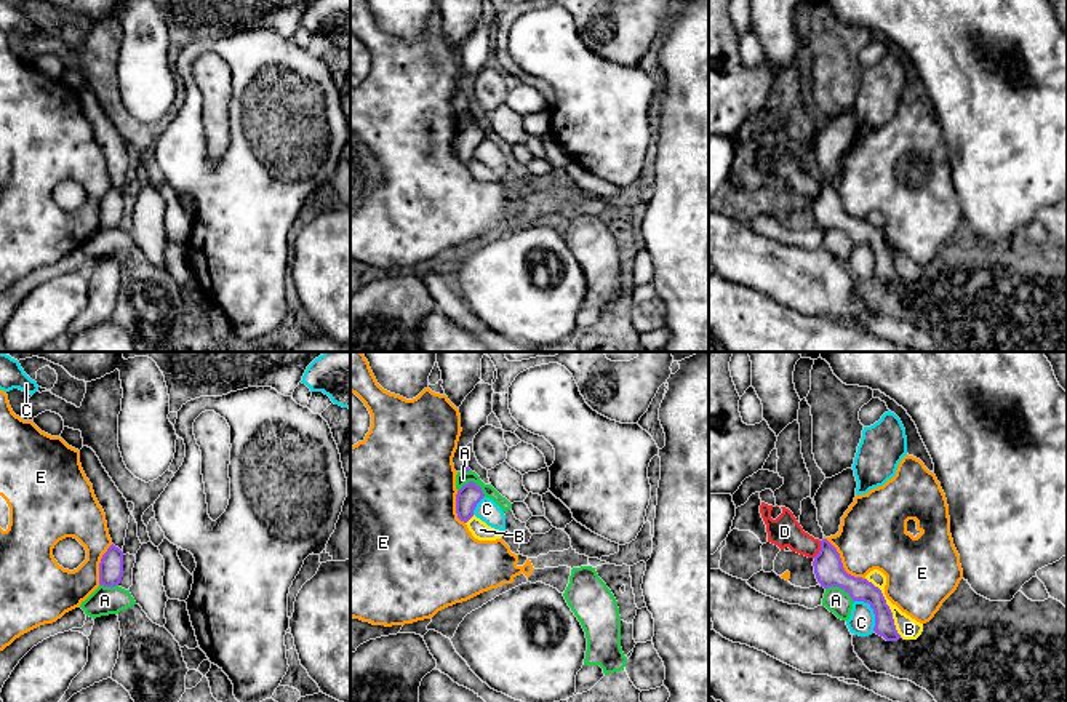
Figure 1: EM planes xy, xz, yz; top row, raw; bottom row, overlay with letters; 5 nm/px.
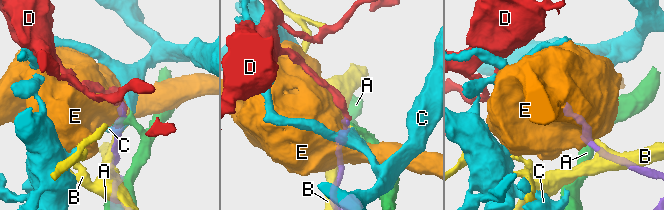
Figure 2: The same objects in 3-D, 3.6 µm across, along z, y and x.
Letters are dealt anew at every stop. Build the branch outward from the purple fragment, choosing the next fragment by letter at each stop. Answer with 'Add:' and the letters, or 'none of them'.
Add: none of them

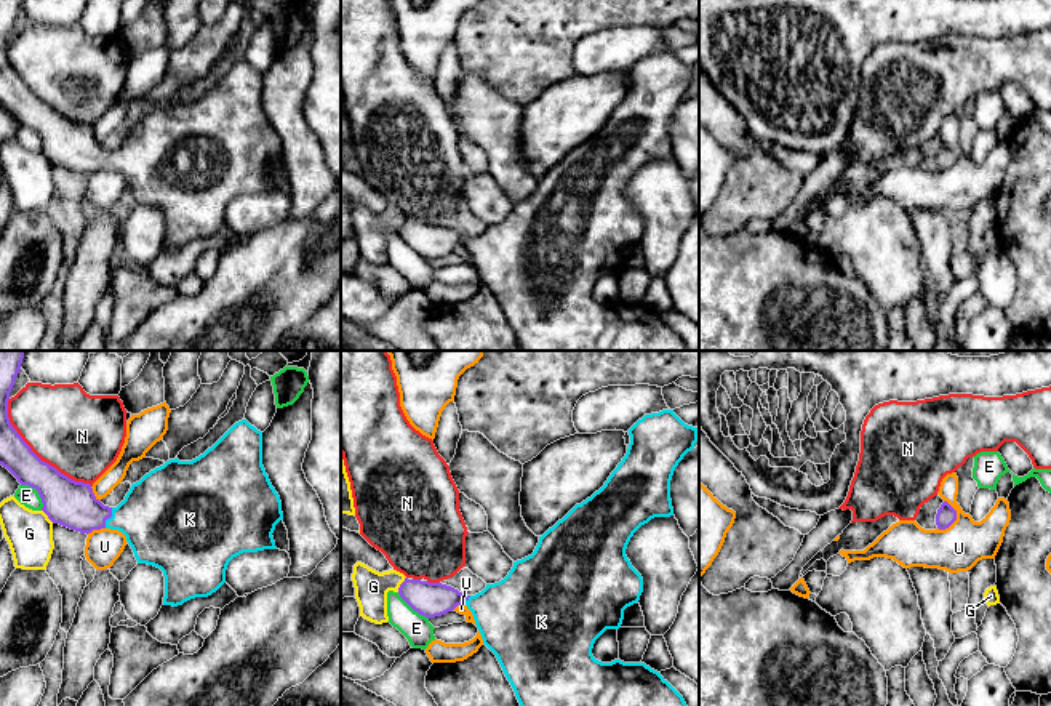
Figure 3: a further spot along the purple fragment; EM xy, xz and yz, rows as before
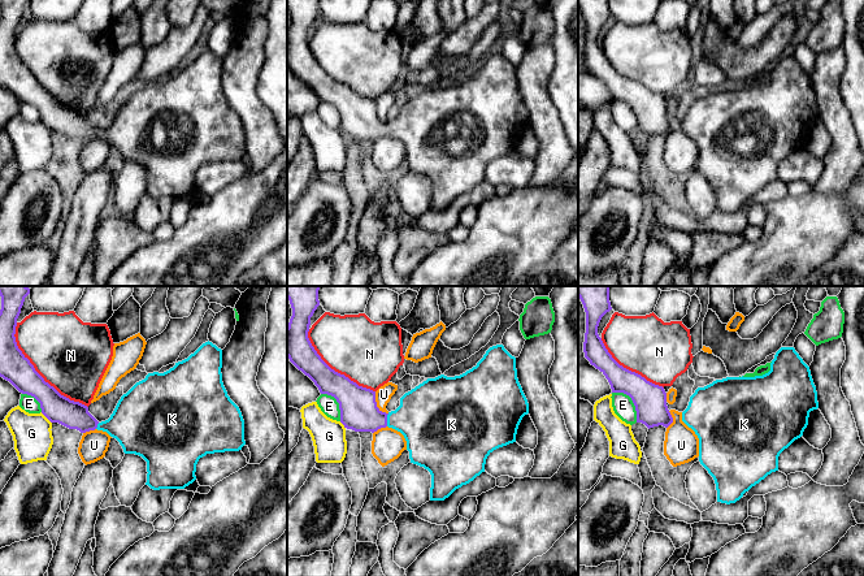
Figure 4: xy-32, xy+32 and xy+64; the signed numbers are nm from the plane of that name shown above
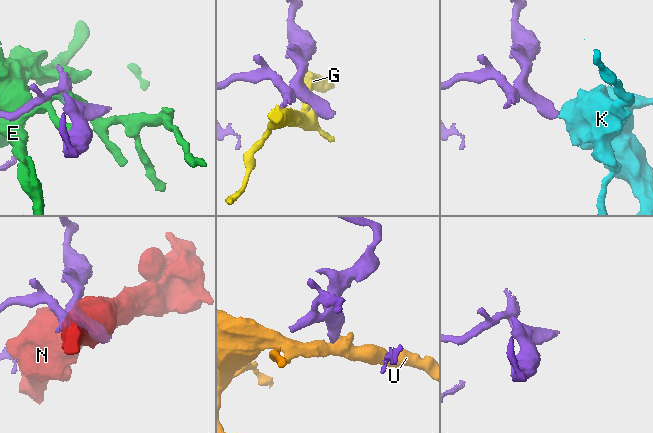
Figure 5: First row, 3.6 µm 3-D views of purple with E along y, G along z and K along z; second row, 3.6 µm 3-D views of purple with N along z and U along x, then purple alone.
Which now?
Add: K

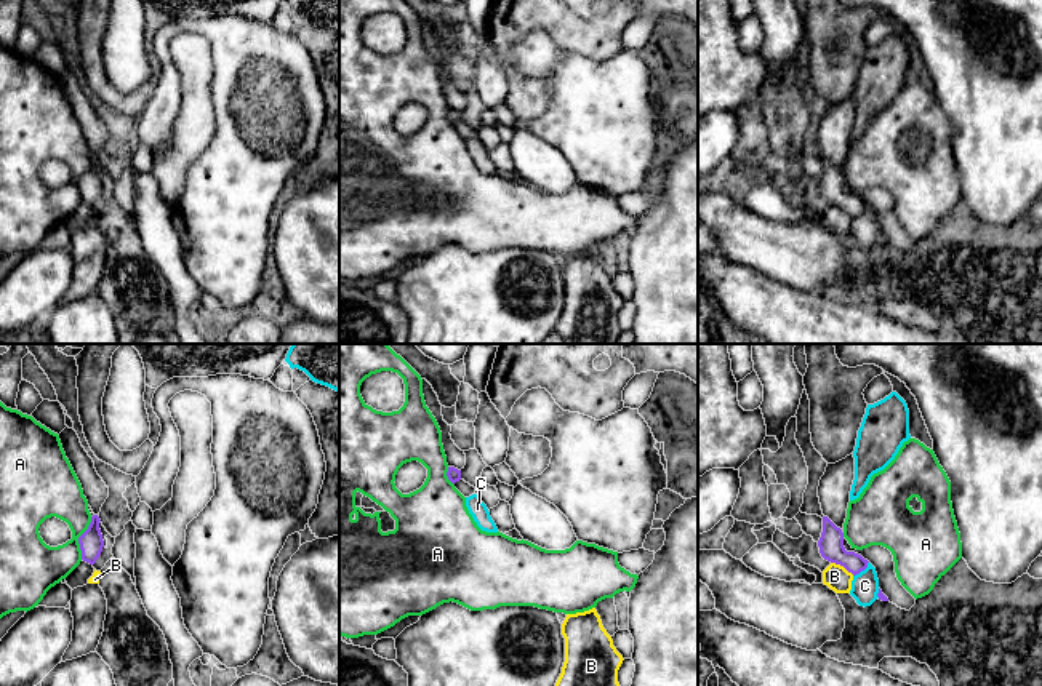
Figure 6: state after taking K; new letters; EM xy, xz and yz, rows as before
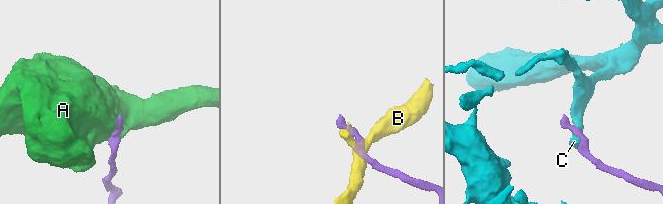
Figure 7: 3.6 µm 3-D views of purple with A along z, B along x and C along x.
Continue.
Add: none of them

